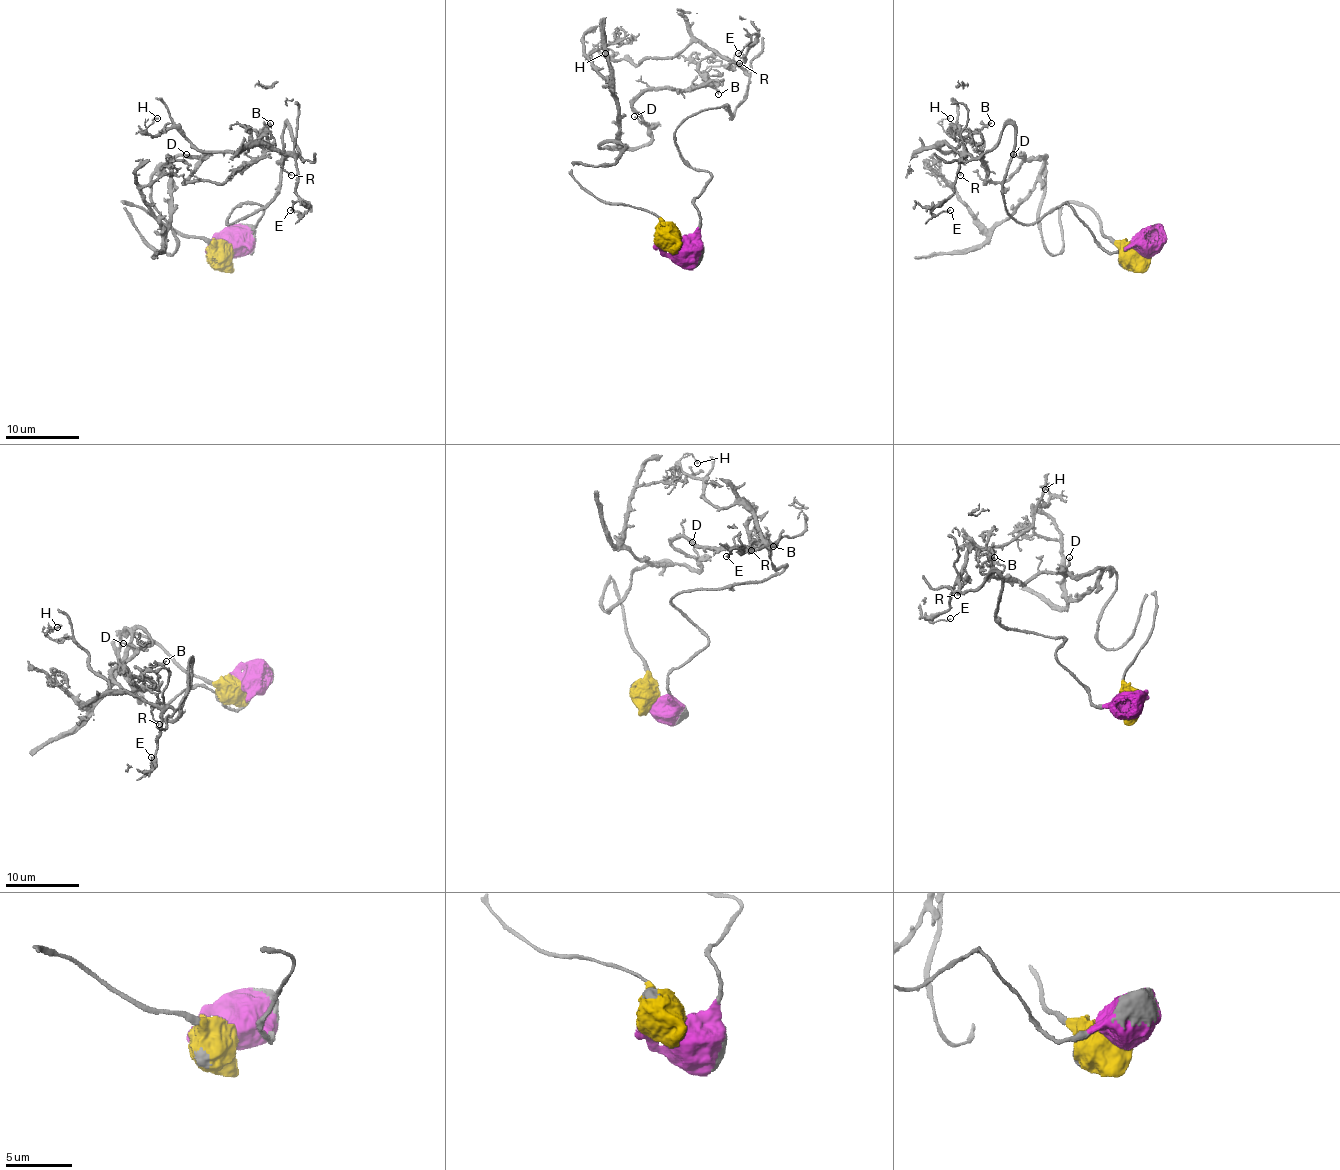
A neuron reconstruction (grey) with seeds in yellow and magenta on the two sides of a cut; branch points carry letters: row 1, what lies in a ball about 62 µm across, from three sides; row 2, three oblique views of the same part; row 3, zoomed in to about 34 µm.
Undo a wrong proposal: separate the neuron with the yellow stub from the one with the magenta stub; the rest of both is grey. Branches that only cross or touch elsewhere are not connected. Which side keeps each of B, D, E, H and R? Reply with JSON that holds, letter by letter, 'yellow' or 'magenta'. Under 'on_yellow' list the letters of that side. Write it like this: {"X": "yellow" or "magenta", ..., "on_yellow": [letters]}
{"B": "yellow", "D": "yellow", "E": "magenta", "H": "magenta", "R": "magenta", "on_yellow": ["B", "D"]}

